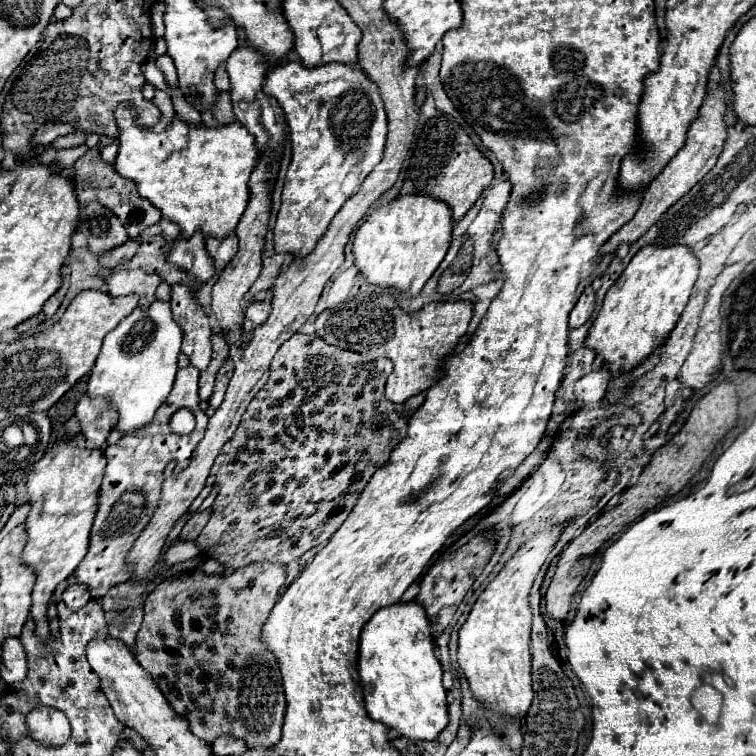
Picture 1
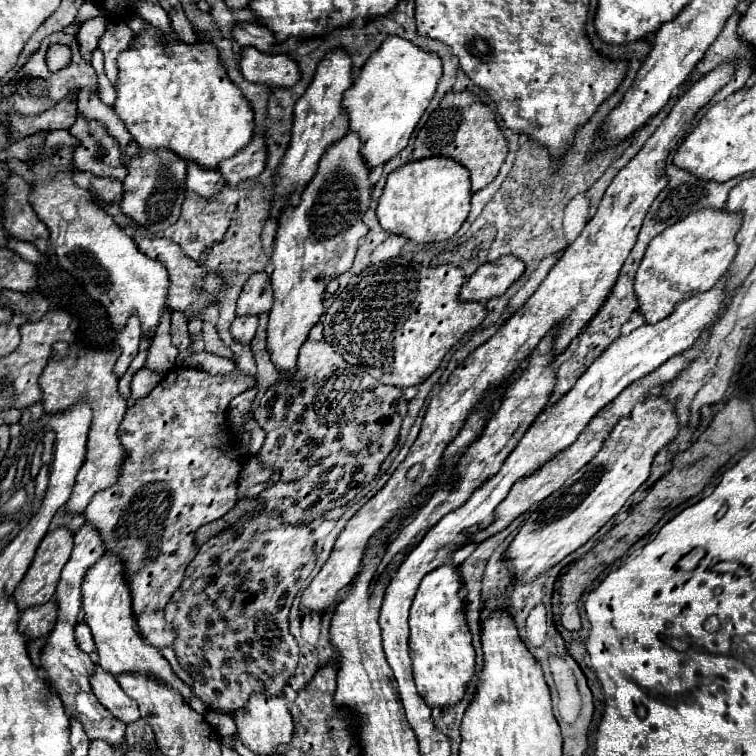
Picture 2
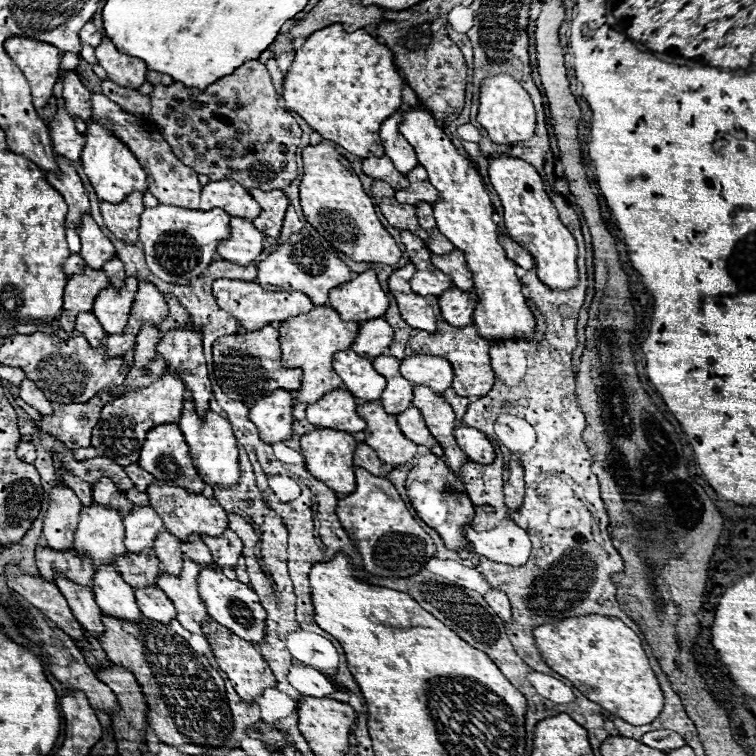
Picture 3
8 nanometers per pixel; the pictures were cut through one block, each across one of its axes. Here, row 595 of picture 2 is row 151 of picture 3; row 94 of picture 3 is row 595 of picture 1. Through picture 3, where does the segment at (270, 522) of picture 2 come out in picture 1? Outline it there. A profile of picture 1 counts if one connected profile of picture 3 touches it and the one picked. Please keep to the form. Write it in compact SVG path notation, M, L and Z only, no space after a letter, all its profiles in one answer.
M272 562L248 564L232 574L208 576L202 570L166 578L146 598L144 620L136 636L136 660L148 670L164 692L172 708L190 722L192 732L214 742L222 734L242 738L250 748L274 746L282 738L286 698L276 656L260 640L262 626L276 604L280 588L286 584L286 566Z

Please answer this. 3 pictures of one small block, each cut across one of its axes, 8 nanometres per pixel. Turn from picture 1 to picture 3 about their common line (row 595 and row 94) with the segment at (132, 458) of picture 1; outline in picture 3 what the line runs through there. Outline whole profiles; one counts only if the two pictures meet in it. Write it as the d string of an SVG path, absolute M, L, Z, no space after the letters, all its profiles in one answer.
M92 92L92 122L102 122L120 142L124 142L132 150L132 154L140 160L140 164L148 174L150 180L148 192L152 192L160 204L172 204L172 206L192 208L192 210L198 208L198 198L202 190L202 184L198 182L198 174L172 154L172 148L160 136L160 132L146 132L142 128L148 124L146 120L128 112L124 114L124 110L108 96L104 96L102 92Z

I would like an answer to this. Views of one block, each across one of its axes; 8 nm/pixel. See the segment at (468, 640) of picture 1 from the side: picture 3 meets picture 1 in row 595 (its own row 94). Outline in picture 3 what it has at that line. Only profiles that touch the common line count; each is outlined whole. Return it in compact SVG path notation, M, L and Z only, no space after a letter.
M498 74L498 76L488 76L480 84L478 122L494 144L516 144L516 142L526 142L534 136L536 112L528 92L512 76Z

